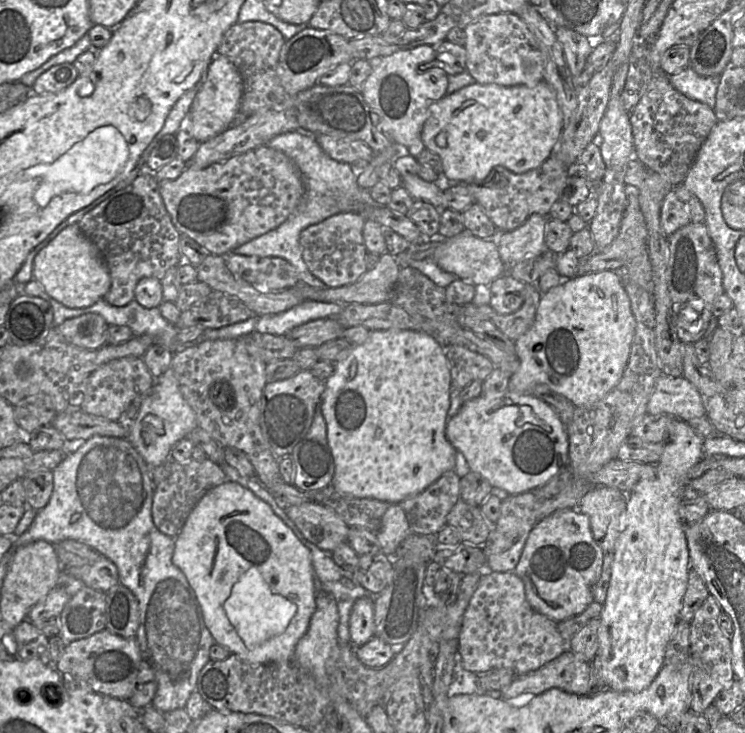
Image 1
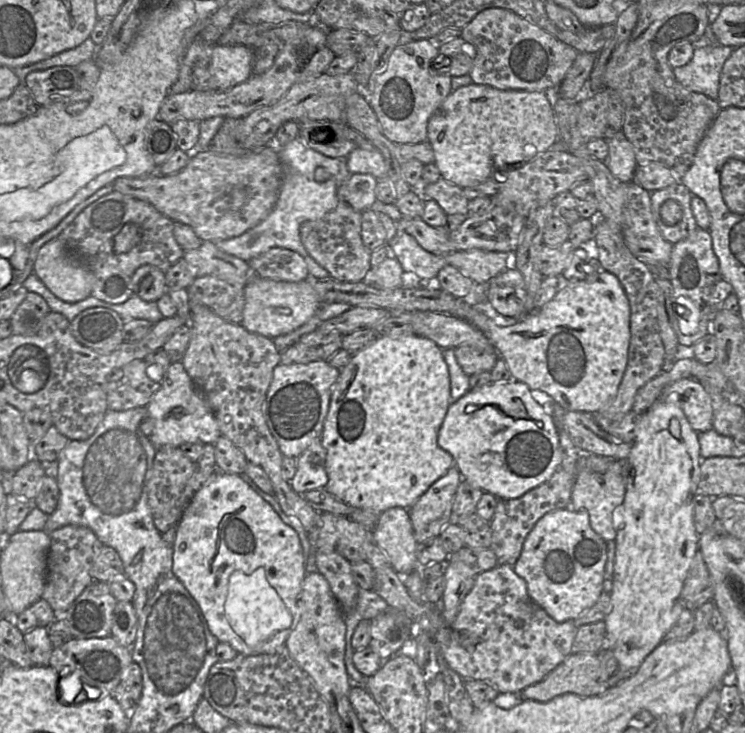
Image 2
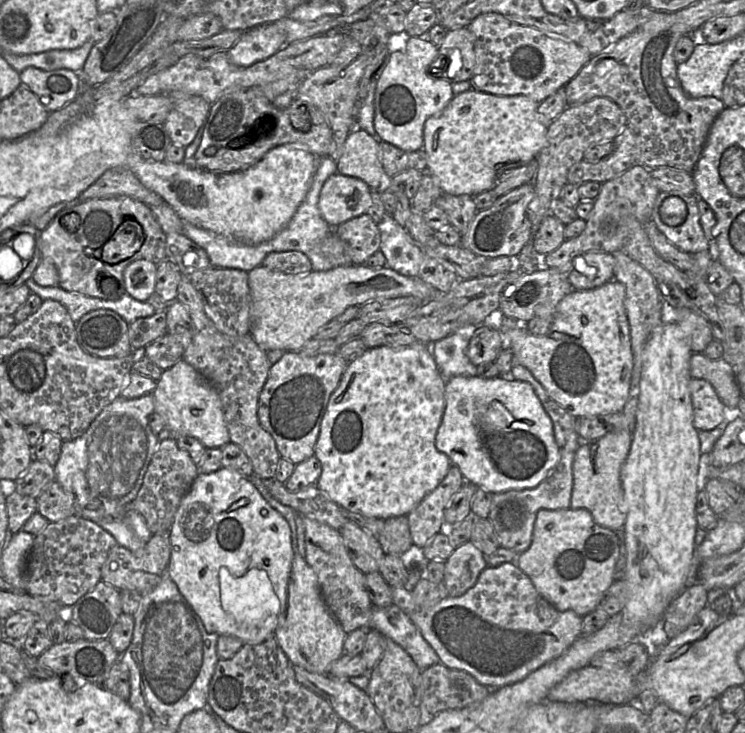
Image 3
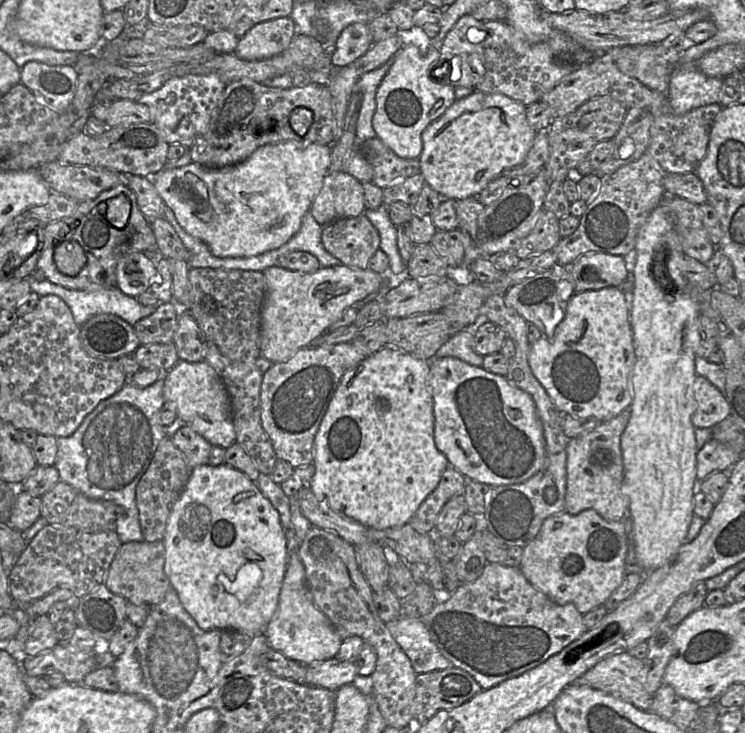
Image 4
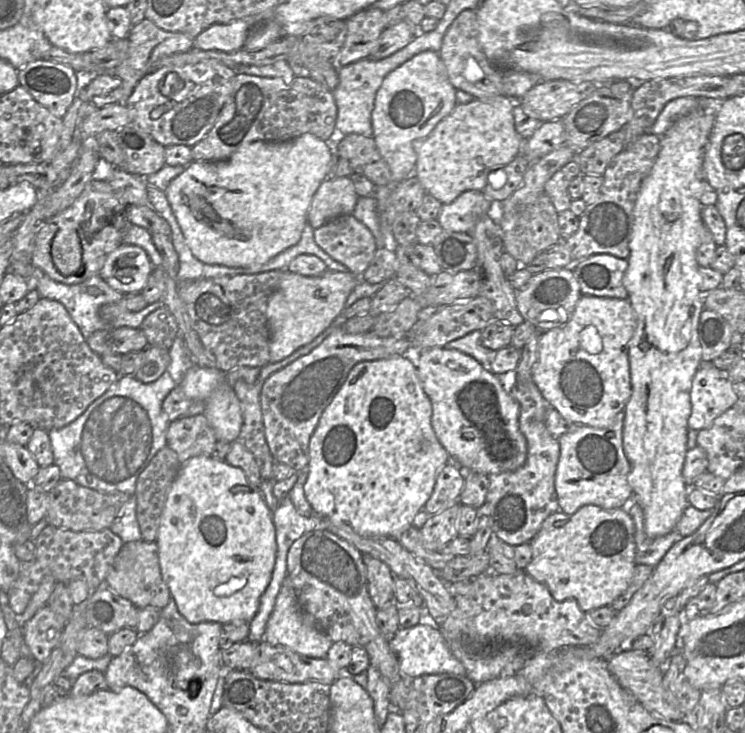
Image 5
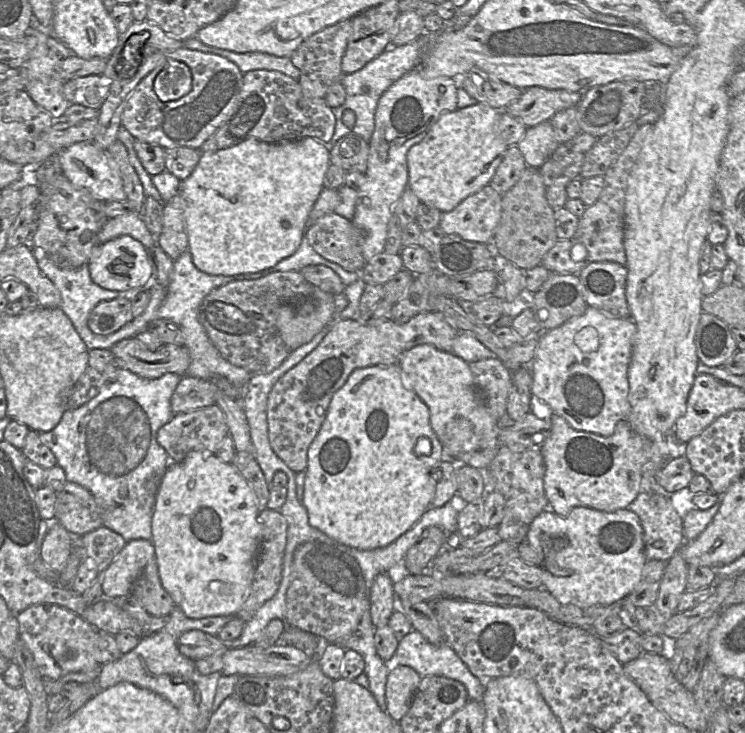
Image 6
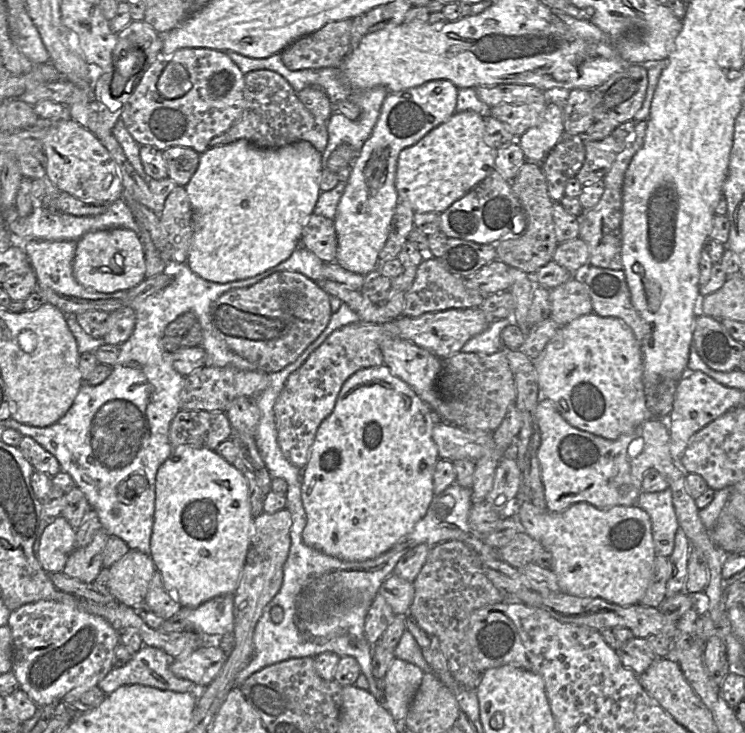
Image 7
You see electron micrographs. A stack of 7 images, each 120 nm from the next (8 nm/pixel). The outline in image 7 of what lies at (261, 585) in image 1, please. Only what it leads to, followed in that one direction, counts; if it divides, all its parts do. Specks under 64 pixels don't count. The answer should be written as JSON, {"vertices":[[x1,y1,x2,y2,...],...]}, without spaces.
{"vertices":[[188,445,179,446,174,449,168,459,159,467,156,478,156,497,155,513,150,540,151,558,155,564,156,570,162,576,166,590,180,603,182,607,195,608,202,603,225,594,234,594,238,587,247,553,250,547,253,535,254,518,251,514,251,505,248,494,248,484,242,473,234,464,229,464,221,458,215,450,205,447,193,447]]}

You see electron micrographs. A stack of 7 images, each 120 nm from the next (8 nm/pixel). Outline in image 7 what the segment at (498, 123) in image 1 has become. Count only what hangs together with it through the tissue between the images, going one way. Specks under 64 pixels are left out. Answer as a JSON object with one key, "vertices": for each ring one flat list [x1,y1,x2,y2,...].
{"vertices":[[474,111,455,112,416,144,401,150,395,179,399,201,407,203,415,213,441,214,495,170,497,149,493,149,487,143,483,117,483,114]]}

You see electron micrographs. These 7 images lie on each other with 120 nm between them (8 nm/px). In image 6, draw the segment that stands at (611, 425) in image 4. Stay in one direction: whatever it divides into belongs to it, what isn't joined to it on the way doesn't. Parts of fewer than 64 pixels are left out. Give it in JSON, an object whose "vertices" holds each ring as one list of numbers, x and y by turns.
{"vertices":[[551,413,550,421,550,435,541,447,545,464,544,490,549,509,561,516,578,506,604,512,629,507,642,490,643,465,665,465,673,459,665,439,653,443,634,432,627,419,617,422,611,436,576,430,555,413]]}

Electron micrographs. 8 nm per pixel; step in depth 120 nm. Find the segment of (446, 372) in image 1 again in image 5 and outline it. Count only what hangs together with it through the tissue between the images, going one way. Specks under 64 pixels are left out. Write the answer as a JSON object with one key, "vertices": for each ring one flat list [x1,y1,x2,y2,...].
{"vertices":[[394,355,385,359,363,361,350,370,343,385,322,413,309,442,309,475,304,485,305,496,315,514,334,524,345,524,354,532,366,537,397,538,421,515,430,498,441,469,450,456,437,439,431,425,432,405,418,378,414,355]]}

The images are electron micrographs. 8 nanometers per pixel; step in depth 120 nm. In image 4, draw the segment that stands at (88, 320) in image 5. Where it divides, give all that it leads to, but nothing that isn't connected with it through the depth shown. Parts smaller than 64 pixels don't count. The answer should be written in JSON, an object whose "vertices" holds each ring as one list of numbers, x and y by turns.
{"vertices":[[31,275,27,280,31,290,40,297,56,295,61,298,71,310,74,321,79,327,83,326,92,317,100,314,115,315,131,326,134,326,139,320,151,315,158,308,156,305,144,306,140,304,136,298,124,294,117,287,94,291,71,290,54,284,48,280,38,281,33,275]]}

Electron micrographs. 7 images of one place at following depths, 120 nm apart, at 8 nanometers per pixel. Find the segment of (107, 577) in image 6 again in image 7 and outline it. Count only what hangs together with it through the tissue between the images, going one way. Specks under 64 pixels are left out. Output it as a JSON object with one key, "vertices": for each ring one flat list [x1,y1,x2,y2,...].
{"vertices":[[129,549,109,571,108,590,118,602,130,607,145,602,150,581,156,571,149,554]]}

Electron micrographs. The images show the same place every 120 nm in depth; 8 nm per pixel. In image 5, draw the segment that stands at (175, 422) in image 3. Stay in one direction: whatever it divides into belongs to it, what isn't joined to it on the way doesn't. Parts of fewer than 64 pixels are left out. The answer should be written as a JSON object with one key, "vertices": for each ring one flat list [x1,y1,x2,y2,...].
{"vertices":[[194,364,186,371,183,380,177,386,189,399,204,404,203,414,212,427,217,440,232,443,239,437,243,415,240,401,233,388,228,384,226,373,218,368,206,368]]}

